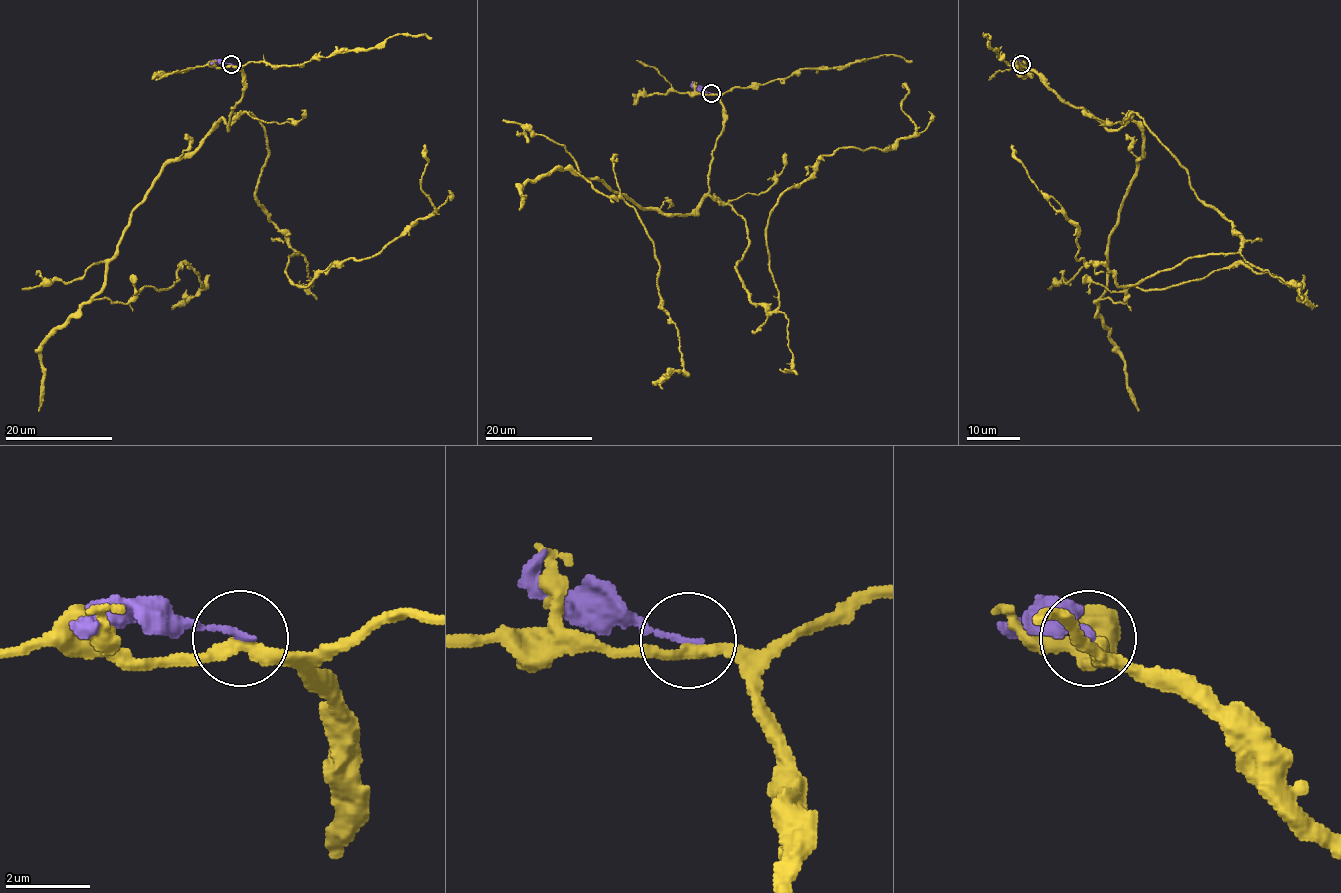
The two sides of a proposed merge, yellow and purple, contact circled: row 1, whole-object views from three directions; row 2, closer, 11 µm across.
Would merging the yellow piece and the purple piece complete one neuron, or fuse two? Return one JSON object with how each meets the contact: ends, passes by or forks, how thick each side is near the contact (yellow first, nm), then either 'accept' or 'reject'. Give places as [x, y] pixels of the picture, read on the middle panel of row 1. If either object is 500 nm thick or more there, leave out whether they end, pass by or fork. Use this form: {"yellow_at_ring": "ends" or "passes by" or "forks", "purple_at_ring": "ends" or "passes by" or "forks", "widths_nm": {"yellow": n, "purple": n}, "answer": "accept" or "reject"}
{"yellow_at_ring": "passes by", "purple_at_ring": "ends", "widths_nm": {"yellow": 280, "purple": 150}, "answer": "reject"}

